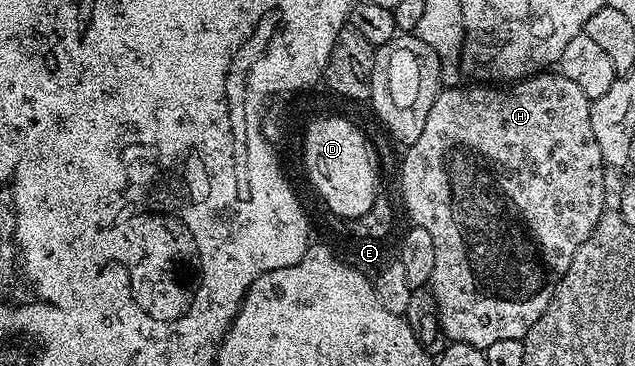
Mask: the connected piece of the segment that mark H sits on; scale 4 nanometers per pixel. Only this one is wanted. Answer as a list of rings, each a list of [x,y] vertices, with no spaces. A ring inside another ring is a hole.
[[[547,69],[537,75],[529,75],[527,79],[519,79],[509,85],[459,85],[448,87],[438,92],[436,101],[432,101],[432,109],[428,113],[428,121],[424,121],[424,130],[420,137],[405,148],[406,156],[402,159],[402,179],[400,186],[406,191],[406,199],[413,211],[413,220],[421,228],[427,228],[432,237],[432,245],[436,245],[436,269],[432,269],[432,277],[428,284],[438,302],[438,316],[442,332],[452,343],[463,343],[473,347],[485,348],[496,341],[526,338],[526,335],[540,321],[544,309],[548,309],[548,301],[552,301],[556,285],[572,265],[572,257],[584,241],[596,229],[606,203],[606,174],[608,168],[602,160],[600,145],[592,134],[591,100],[573,81],[568,81],[554,69]]]

